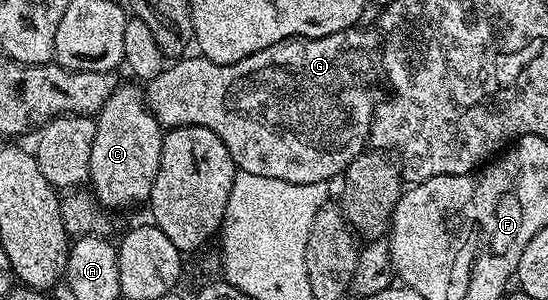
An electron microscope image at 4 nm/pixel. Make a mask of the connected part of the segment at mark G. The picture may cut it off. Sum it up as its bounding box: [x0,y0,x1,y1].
[144,29,382,184]

